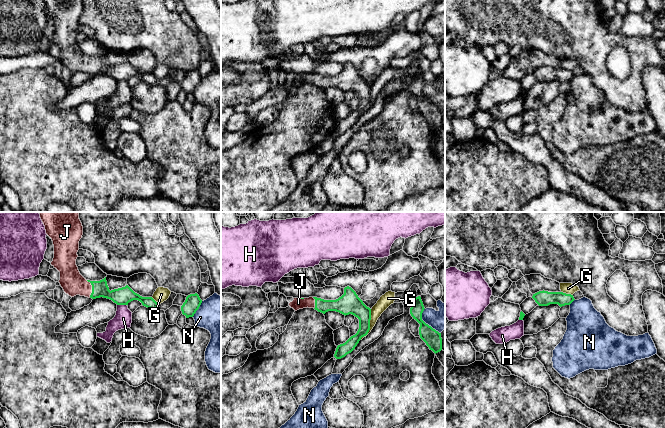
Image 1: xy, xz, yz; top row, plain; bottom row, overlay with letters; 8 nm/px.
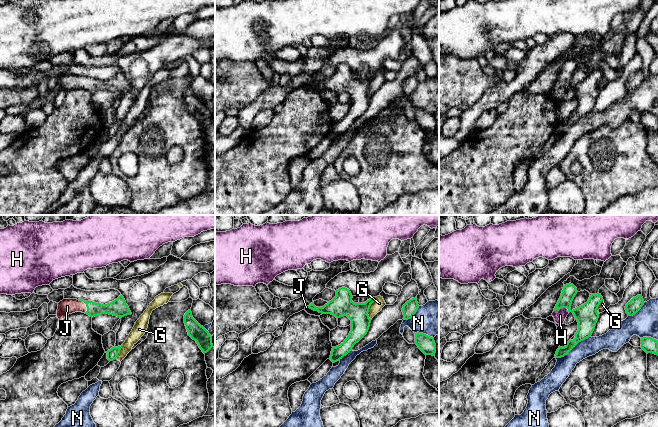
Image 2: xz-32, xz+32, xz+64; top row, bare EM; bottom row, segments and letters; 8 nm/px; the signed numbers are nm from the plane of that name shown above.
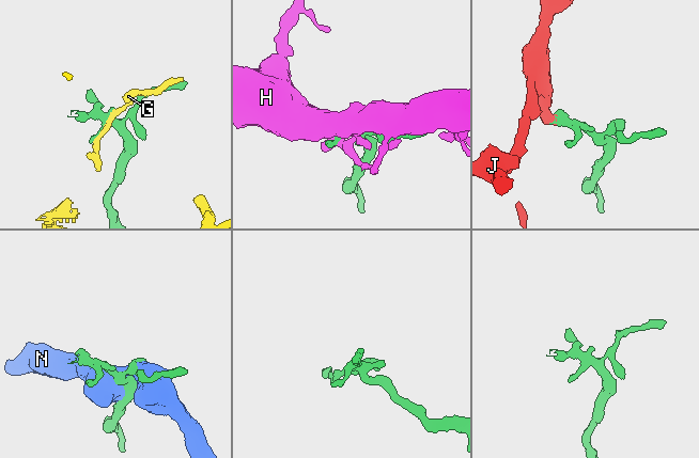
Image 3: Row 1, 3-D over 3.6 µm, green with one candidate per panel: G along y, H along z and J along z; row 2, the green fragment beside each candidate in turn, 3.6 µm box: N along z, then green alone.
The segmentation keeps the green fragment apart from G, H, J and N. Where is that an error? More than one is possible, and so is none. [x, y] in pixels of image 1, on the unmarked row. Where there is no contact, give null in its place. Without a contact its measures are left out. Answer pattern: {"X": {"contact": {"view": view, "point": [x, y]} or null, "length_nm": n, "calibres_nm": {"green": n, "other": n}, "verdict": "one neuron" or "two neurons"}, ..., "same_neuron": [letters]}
{"G": {"contact": {"view": "xz", "point": [369, 101]}, "length_nm": 260, "calibres_nm": {"green": 180, "other": 100}, "verdict": "two neurons"}, "H": {"contact": {"view": "xy", "point": [122, 80]}, "length_nm": 80, "calibres_nm": {"green": 140, "other": 140}, "verdict": "two neurons"}, "J": {"contact": {"view": "xy", "point": [92, 64]}, "length_nm": 150, "calibres_nm": {"green": 140, "other": 190}, "verdict": "one neuron"}, "N": {"contact": {"view": "xz", "point": [425, 99]}, "length_nm": 240, "calibres_nm": {"green": 140, "other": 160}, "verdict": "two neurons"}, "same_neuron": ["J"]}

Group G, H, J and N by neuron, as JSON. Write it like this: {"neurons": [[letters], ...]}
{"neurons": [["G"], ["H"], ["J"], ["N"]]}

